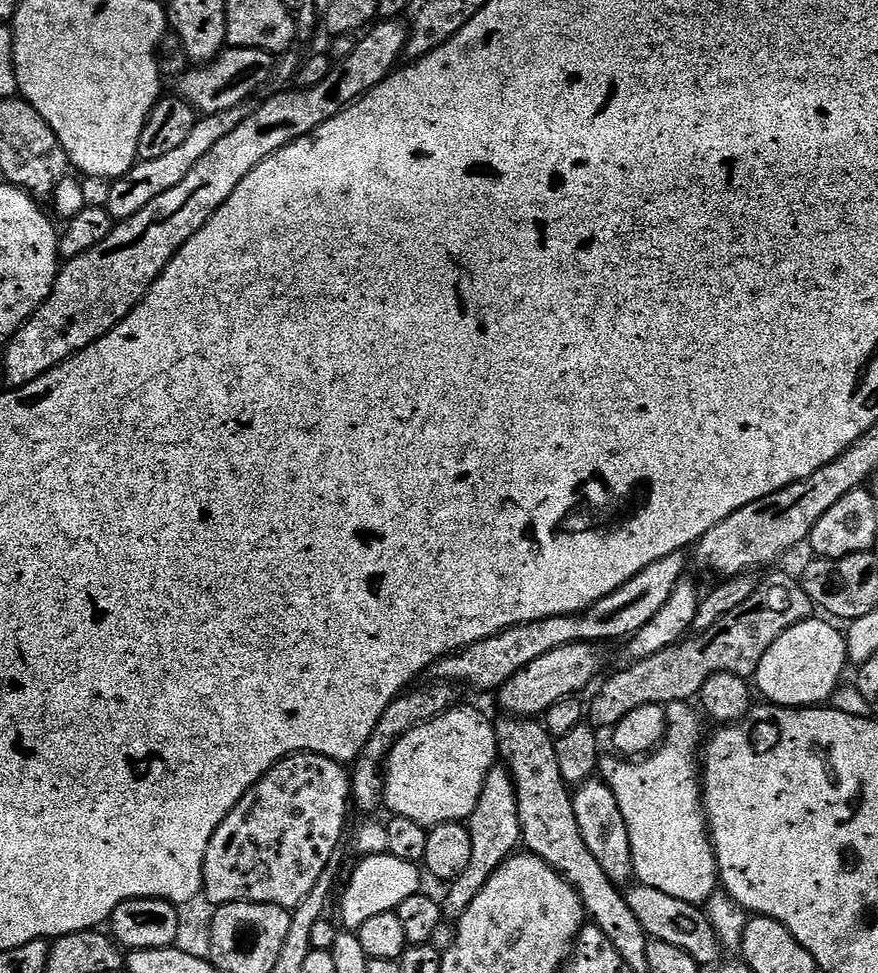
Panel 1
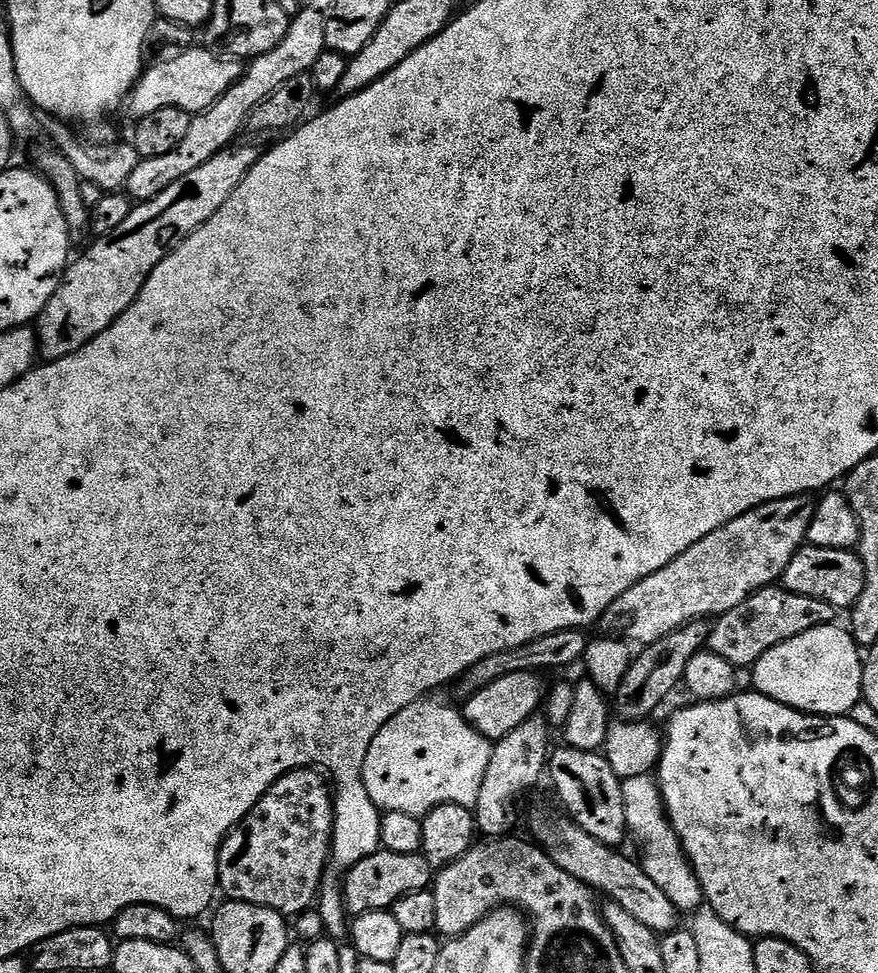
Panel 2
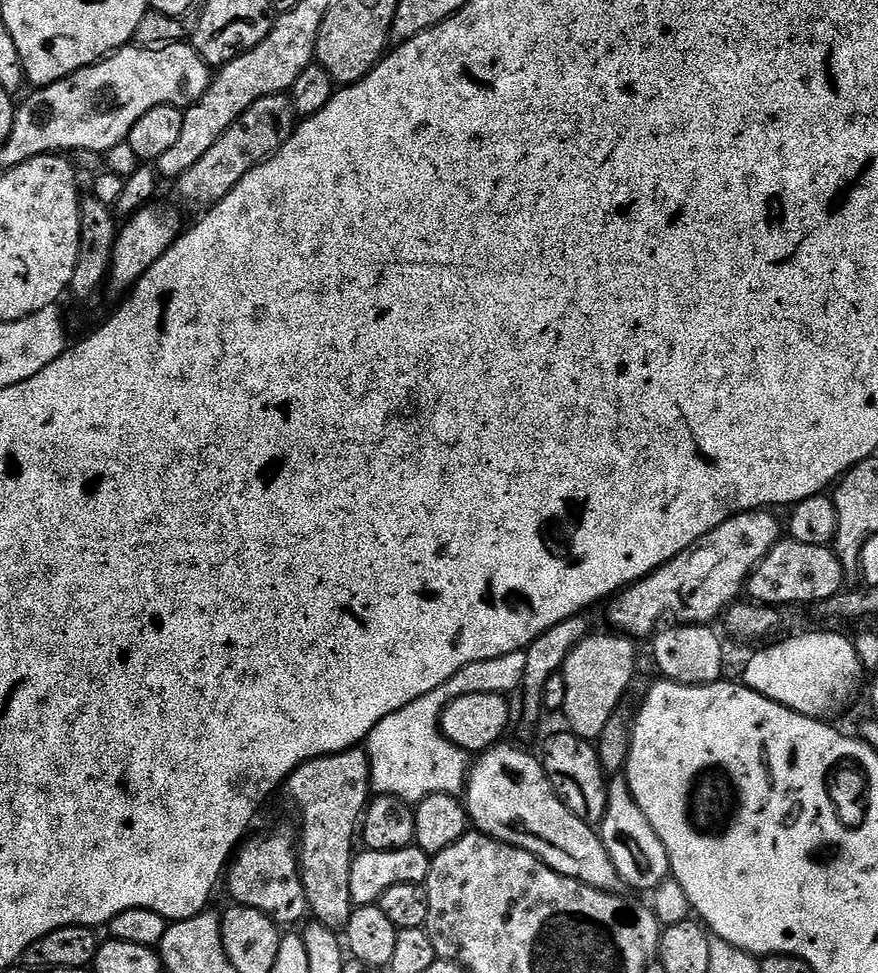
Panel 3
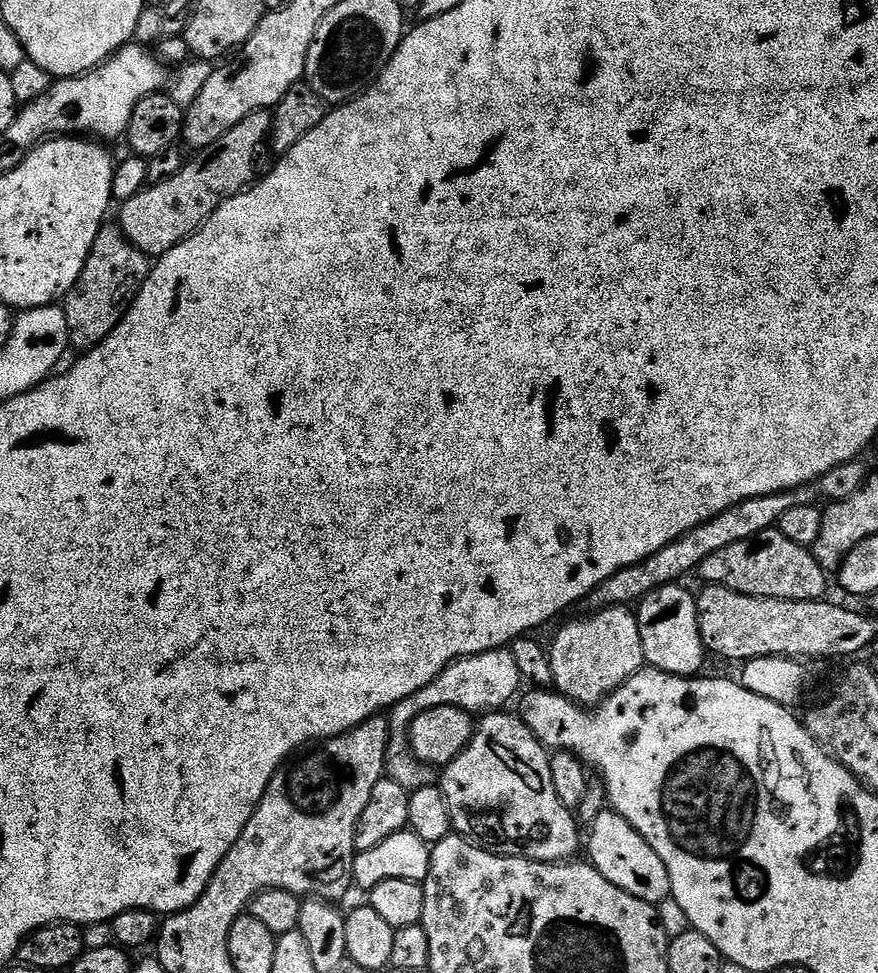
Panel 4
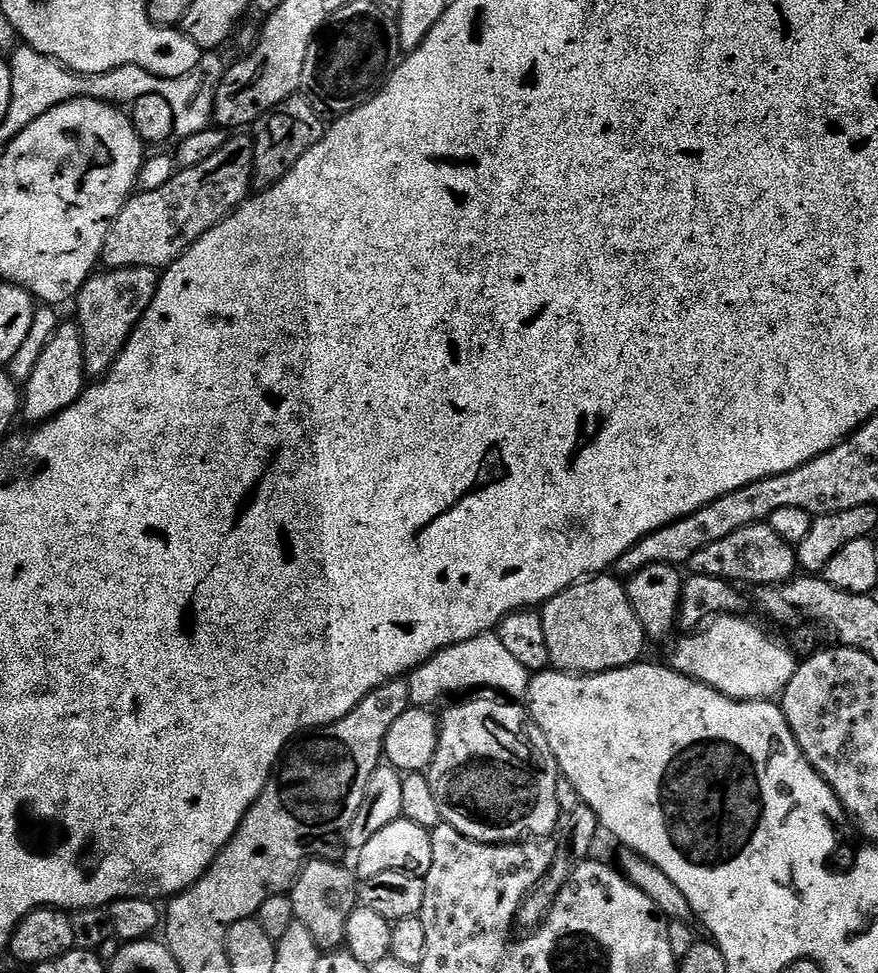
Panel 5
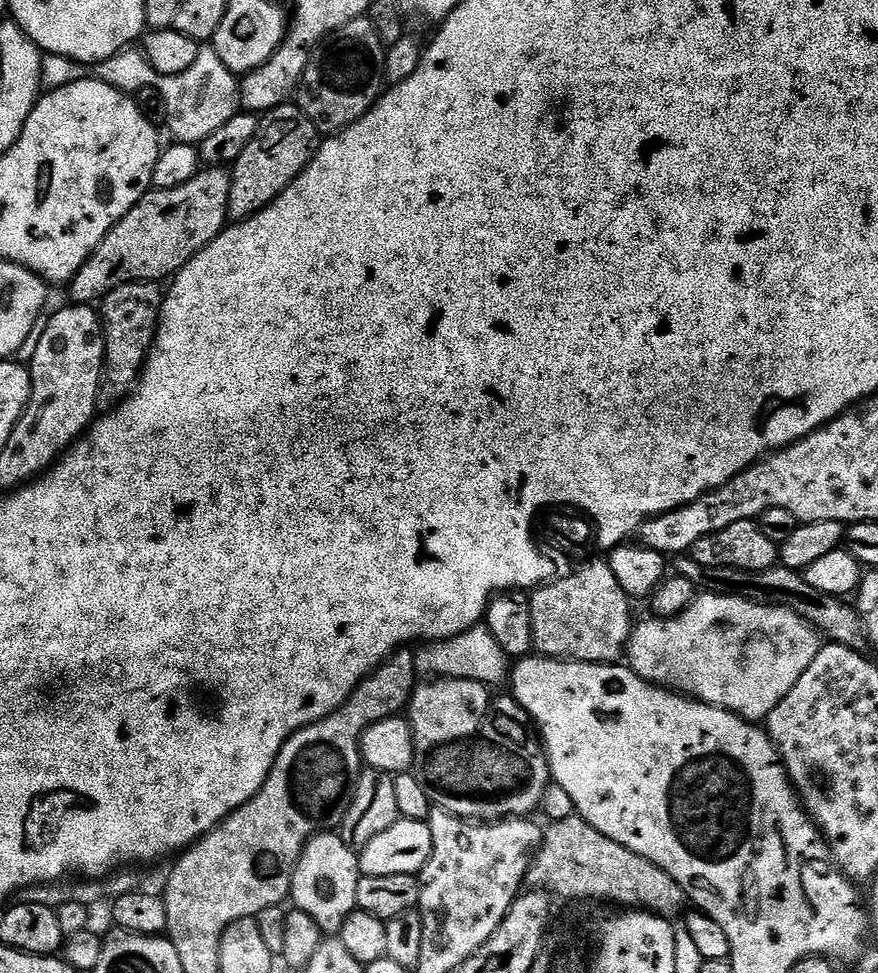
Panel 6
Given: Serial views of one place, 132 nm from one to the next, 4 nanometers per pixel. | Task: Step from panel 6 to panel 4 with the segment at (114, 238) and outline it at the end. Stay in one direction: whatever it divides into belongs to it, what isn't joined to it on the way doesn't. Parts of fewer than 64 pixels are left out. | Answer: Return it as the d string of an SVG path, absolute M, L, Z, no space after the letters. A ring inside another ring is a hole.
M255 112L234 130L226 130L218 142L209 148L199 149L196 156L185 163L184 169L174 178L161 184L145 187L143 192L119 205L118 226L124 231L124 239L129 240L139 252L149 258L165 256L174 246L178 246L187 236L192 236L230 198L234 198L246 188L251 188L258 179L256 171L264 148L269 147L272 135L272 112Z

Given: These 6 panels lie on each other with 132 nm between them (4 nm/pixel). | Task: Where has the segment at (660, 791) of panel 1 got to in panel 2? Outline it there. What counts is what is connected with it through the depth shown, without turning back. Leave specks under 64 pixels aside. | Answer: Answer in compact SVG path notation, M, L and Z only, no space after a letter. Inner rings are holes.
M651 775L630 778L622 783L622 802L626 810L626 822L631 839L640 843L642 863L646 874L658 885L658 890L674 902L674 906L682 914L692 914L705 903L704 891L698 882L695 870L680 845L672 823L668 821L668 811L664 809L664 801L660 798L657 781Z

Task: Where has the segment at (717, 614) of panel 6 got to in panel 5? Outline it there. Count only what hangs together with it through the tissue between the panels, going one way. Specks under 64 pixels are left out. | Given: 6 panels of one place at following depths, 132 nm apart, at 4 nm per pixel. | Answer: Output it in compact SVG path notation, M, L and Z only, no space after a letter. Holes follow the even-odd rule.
M740 614L717 616L707 626L685 635L672 652L670 666L691 680L710 686L732 700L772 700L794 678L798 656L764 628Z

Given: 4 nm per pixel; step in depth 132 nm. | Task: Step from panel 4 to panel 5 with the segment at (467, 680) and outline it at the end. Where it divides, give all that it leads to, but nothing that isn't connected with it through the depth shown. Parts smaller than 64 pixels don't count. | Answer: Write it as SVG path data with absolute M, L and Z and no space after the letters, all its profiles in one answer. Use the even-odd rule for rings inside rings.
M495 634L475 636L461 644L450 646L434 654L425 664L418 666L407 677L412 704L417 708L431 709L443 696L452 696L455 692L468 692L471 688L493 688L493 693L512 702L520 702L527 697L532 676L516 661L506 646Z

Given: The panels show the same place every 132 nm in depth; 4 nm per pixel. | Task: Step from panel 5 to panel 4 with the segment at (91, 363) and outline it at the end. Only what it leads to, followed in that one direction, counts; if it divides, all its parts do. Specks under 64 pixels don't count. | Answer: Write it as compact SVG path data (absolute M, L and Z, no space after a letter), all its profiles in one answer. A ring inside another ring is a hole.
M105 226L98 230L98 238L94 238L94 246L92 247L92 253L88 255L88 261L86 262L86 266L82 270L82 274L80 275L80 280L78 283L74 285L74 287L68 291L67 296L64 297L62 301L62 307L64 313L66 314L66 326L68 327L68 342L69 345L73 349L77 348L77 353L83 354L88 352L94 346L98 346L102 341L105 340L106 337L109 336L111 332L115 330L116 327L120 324L121 318L128 312L129 306L136 300L136 296L140 292L140 288L148 281L148 276L151 272L151 259L144 255L143 252L139 252L129 240L124 239L124 231L119 228L119 226Z

